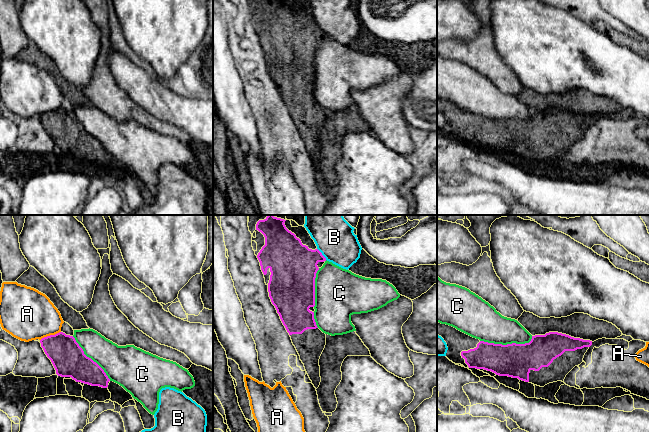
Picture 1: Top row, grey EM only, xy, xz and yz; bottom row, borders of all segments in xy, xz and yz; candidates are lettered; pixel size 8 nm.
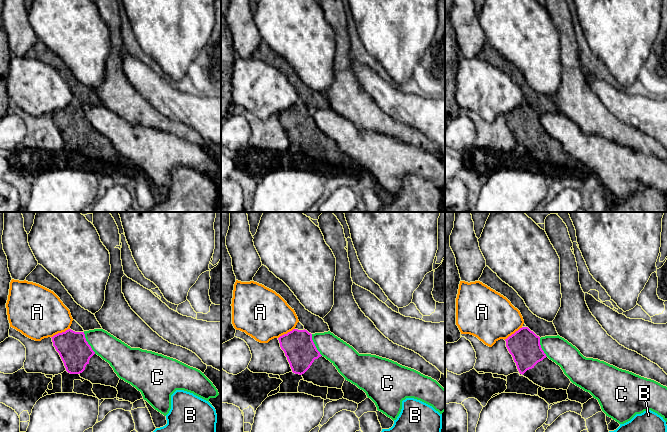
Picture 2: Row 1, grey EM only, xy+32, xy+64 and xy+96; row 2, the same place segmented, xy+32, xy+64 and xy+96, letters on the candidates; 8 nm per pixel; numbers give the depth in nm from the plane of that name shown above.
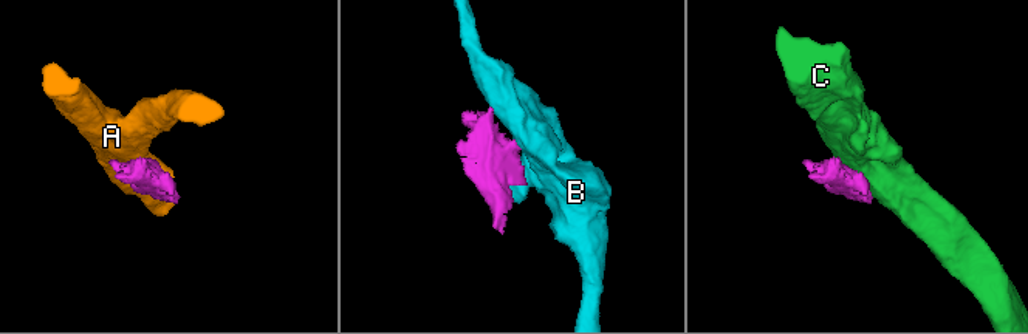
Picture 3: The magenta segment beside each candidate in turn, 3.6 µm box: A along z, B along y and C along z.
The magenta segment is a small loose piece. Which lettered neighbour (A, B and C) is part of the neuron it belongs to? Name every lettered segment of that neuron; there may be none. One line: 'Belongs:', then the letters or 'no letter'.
Belongs: no letter

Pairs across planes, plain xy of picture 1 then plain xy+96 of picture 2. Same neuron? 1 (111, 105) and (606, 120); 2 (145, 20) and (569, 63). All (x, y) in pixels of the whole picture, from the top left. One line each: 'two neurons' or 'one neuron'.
1: one neuron
2: two neurons

